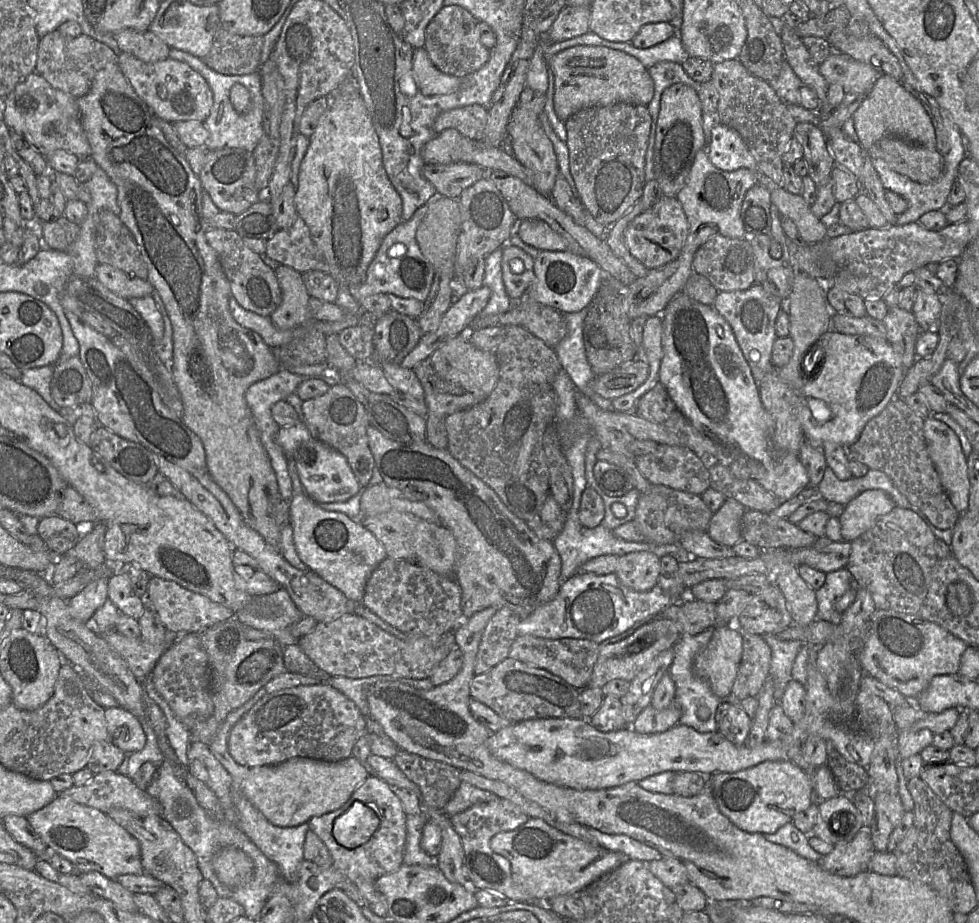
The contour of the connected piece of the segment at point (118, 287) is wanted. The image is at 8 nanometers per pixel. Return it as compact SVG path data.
M97 264L95 277L107 289L126 300L151 296L154 291L154 287L149 281L130 276L124 271L107 264Z

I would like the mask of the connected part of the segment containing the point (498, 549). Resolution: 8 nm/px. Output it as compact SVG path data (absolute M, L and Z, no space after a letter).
M371 424L367 427L367 436L375 466L380 471L384 483L397 489L407 499L424 503L436 513L439 523L454 535L457 542L457 558L453 577L461 588L464 620L487 607L507 607L524 620L538 606L551 601L557 595L562 584L562 563L553 542L539 538L528 527L527 521L514 515L495 491L461 465L447 448L438 449L426 440L422 443L403 445L386 438Z

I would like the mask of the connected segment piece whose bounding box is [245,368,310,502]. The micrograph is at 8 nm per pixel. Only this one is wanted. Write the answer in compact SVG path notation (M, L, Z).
M281 368L276 374L252 384L245 393L245 400L255 418L258 430L260 432L261 442L269 456L271 466L275 472L279 492L282 498L287 502L289 502L293 496L293 485L291 477L288 473L287 456L275 441L280 426L273 419L271 408L276 402L286 400L289 394L295 393L298 385L305 378L310 377L302 377Z

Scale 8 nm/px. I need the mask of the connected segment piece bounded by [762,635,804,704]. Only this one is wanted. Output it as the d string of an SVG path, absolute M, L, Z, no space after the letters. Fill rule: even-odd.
M762 635L772 651L770 678L775 687L777 704L792 680L792 668L803 642L798 640L780 640L775 635Z

